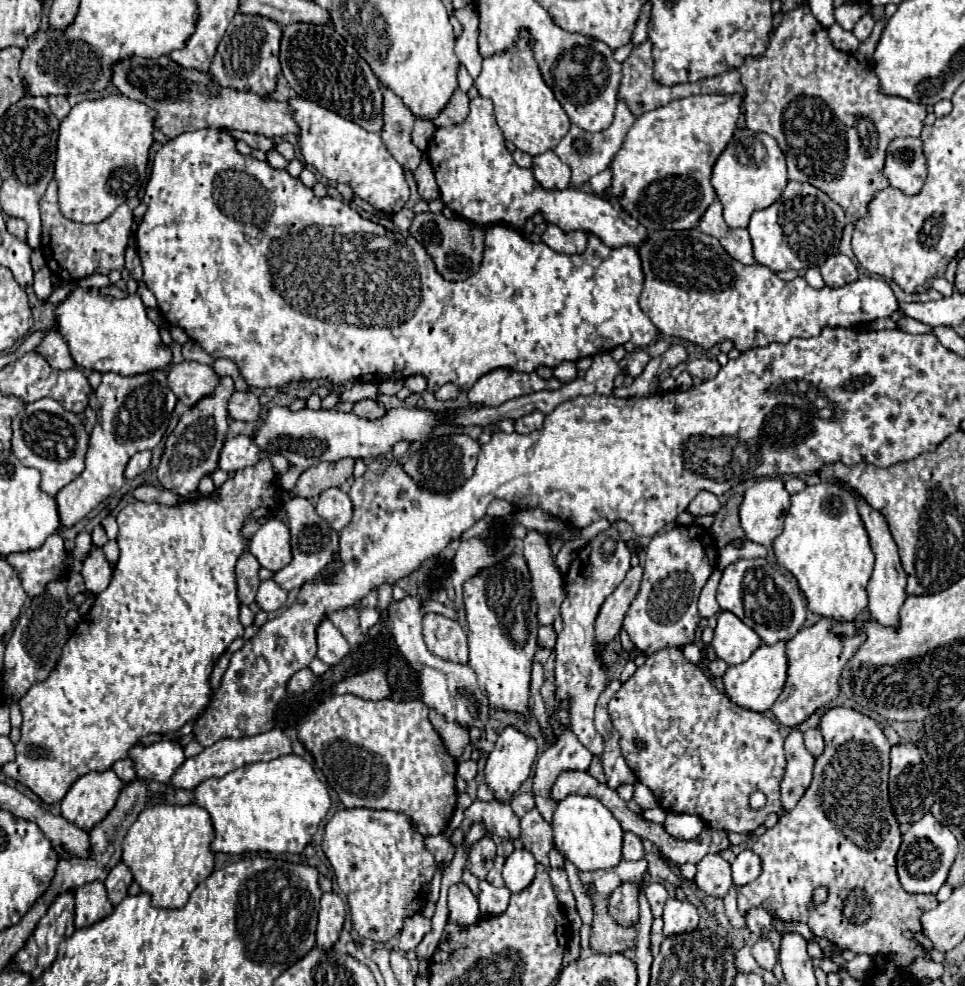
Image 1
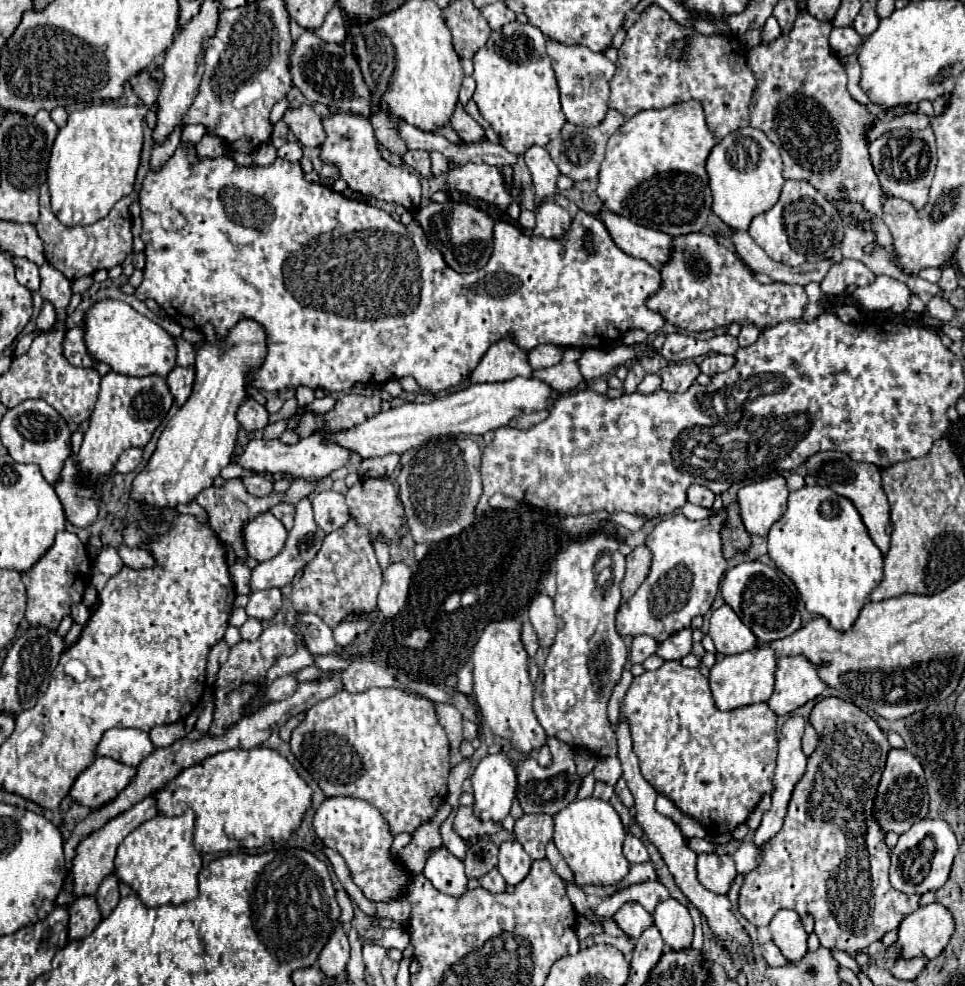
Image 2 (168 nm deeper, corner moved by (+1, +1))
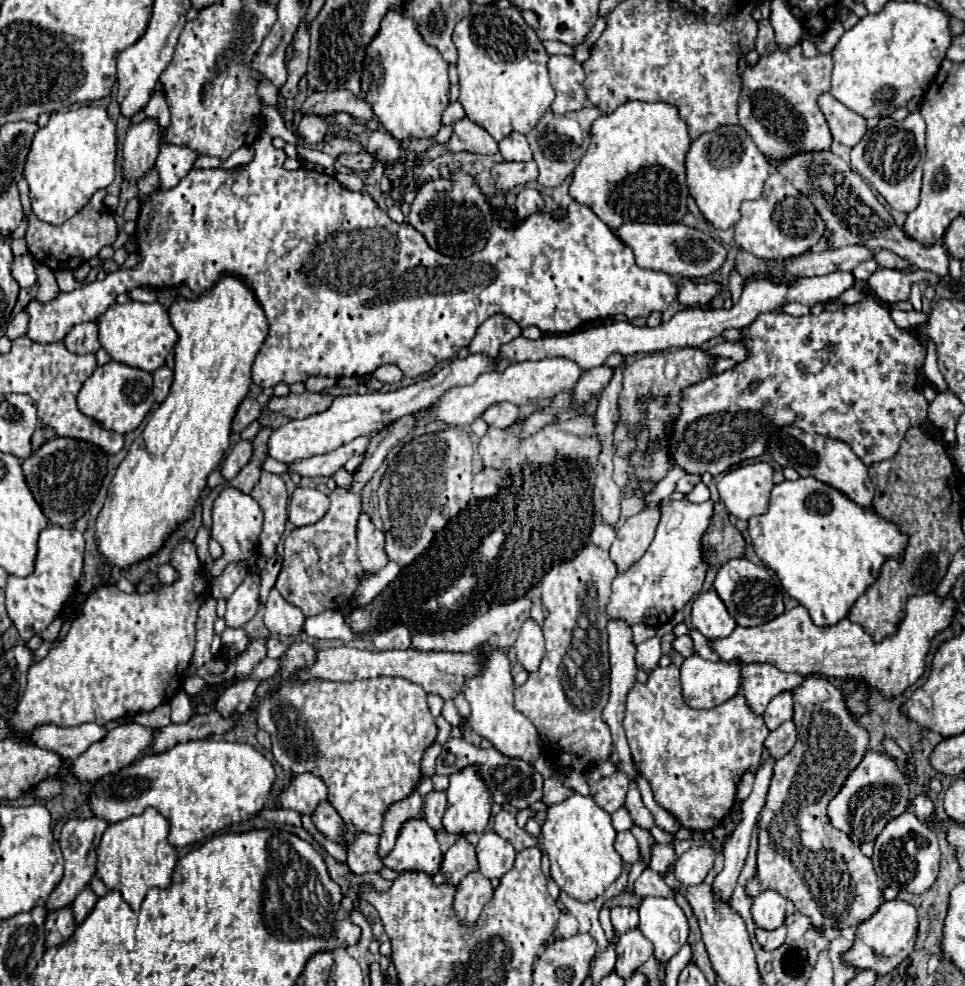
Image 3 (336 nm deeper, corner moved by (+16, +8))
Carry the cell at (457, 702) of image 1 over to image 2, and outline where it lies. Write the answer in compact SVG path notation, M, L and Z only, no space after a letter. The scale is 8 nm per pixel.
M393 563L387 571L383 571L383 587L379 591L379 611L393 619L405 609L409 597L411 569L405 563Z

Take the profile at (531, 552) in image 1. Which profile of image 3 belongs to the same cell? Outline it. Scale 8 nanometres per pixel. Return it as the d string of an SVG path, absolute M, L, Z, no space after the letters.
M532 618L524 622L514 648L522 668L526 672L536 672L540 660L544 658L544 636L542 636L542 628Z

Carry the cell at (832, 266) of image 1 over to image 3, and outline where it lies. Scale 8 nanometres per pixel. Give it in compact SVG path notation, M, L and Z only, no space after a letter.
M866 260L862 262L856 270L852 270L852 274L856 276L856 280L868 280L868 276L872 276L872 272L878 268L876 260Z

